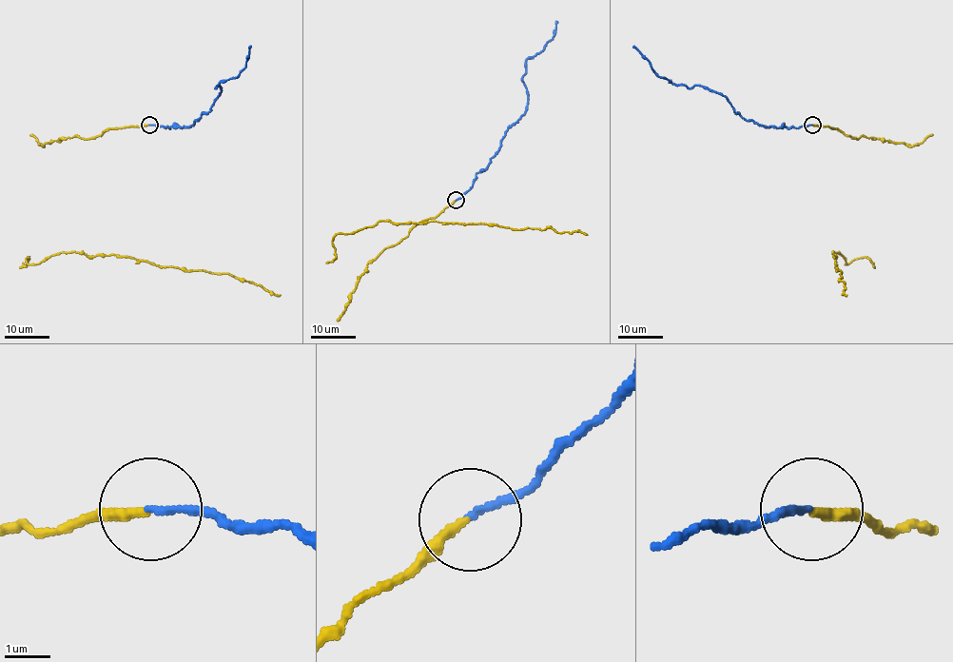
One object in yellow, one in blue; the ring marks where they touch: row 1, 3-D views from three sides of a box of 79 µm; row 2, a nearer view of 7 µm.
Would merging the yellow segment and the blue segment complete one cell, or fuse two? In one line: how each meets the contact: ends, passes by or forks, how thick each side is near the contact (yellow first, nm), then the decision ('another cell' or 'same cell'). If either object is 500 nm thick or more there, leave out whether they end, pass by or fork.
yellow ends; blue ends; calibres 200 and 140 nm; same cell

